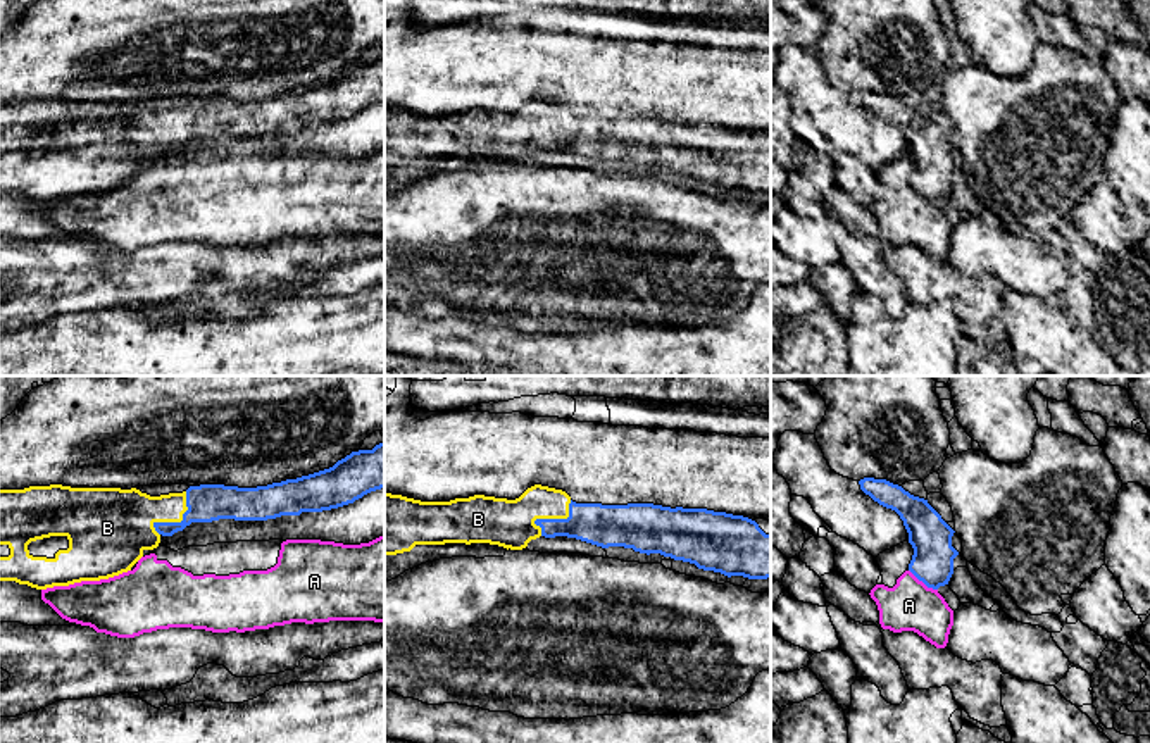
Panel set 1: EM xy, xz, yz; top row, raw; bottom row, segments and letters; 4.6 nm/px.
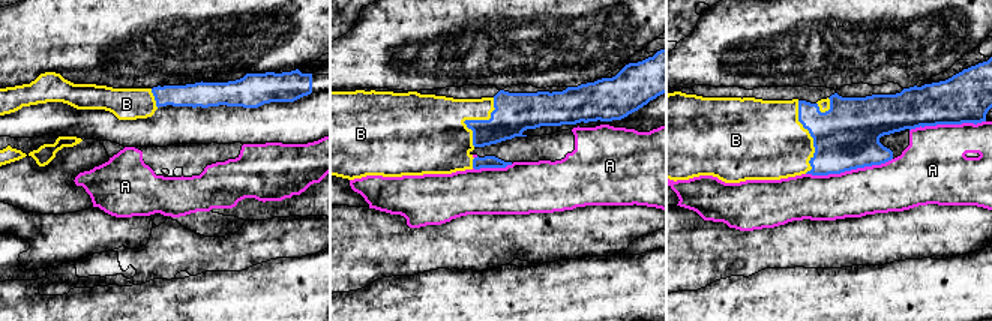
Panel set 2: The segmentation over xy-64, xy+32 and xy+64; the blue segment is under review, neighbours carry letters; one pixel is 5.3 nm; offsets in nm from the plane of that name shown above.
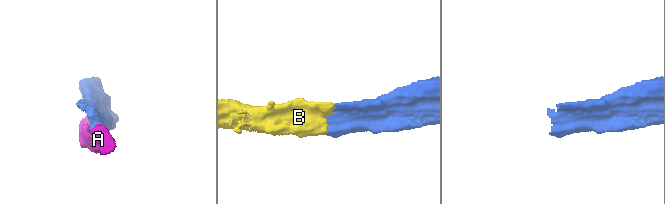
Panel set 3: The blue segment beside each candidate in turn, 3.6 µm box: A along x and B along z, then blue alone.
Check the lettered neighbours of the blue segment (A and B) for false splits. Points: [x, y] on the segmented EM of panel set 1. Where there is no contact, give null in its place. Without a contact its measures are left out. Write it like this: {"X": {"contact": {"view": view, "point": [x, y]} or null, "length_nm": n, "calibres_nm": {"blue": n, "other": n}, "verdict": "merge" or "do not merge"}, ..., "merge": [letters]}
{"A": {"contact": {"view": "yz", "point": [923, 581]}, "length_nm": 170, "calibres_nm": {"blue": 190, "other": 240}, "verdict": "do not merge"}, "B": {"contact": {"view": "xy", "point": [176, 523]}, "length_nm": 240, "calibres_nm": {"blue": 180, "other": 280}, "verdict": "merge"}, "merge": ["B"]}

